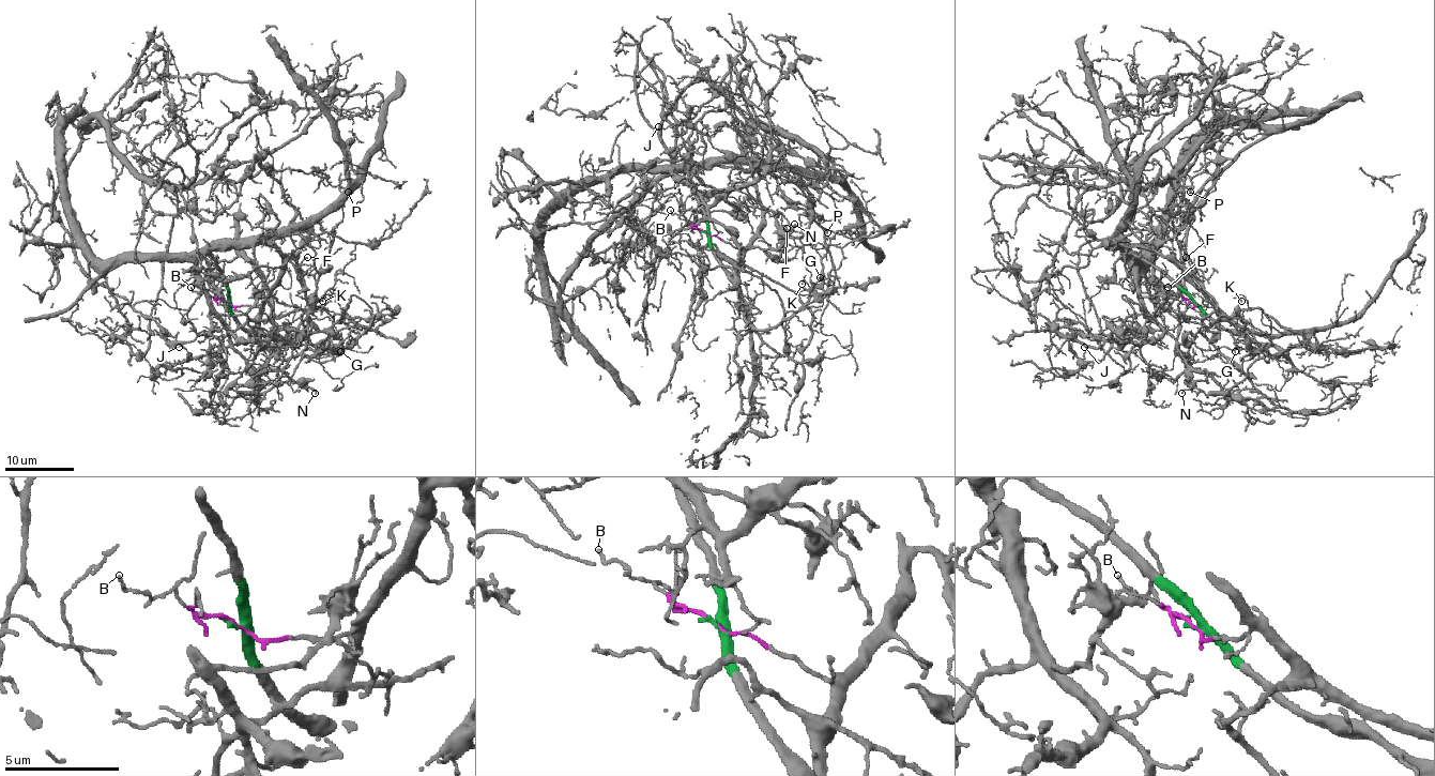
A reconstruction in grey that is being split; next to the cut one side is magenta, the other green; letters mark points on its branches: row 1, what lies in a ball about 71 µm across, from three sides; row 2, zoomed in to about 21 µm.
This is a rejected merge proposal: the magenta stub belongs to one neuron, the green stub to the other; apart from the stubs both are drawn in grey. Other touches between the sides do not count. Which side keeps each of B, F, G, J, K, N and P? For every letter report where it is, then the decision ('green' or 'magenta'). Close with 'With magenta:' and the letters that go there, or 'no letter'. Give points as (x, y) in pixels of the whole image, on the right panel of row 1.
B: at (1168, 287); magenta
F: at (1186, 257); magenta
G: at (1235, 351); green
J: at (1084, 347); green
K: at (1241, 301); magenta
N: at (1181, 393); green
P: at (1190, 192); magenta
With magenta: B, F, K, P

